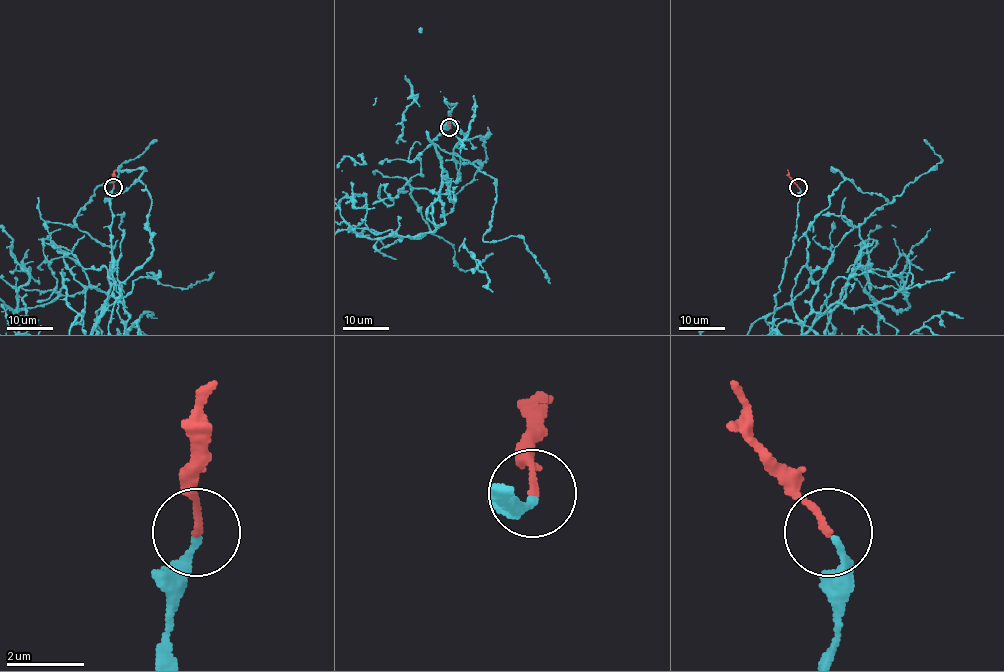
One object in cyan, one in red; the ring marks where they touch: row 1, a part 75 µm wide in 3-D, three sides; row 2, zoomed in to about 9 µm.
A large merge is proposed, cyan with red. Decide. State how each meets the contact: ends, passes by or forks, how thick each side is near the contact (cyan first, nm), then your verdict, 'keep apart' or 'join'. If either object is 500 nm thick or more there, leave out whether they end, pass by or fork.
cyan ends | red ends | 180/160 nm | join

